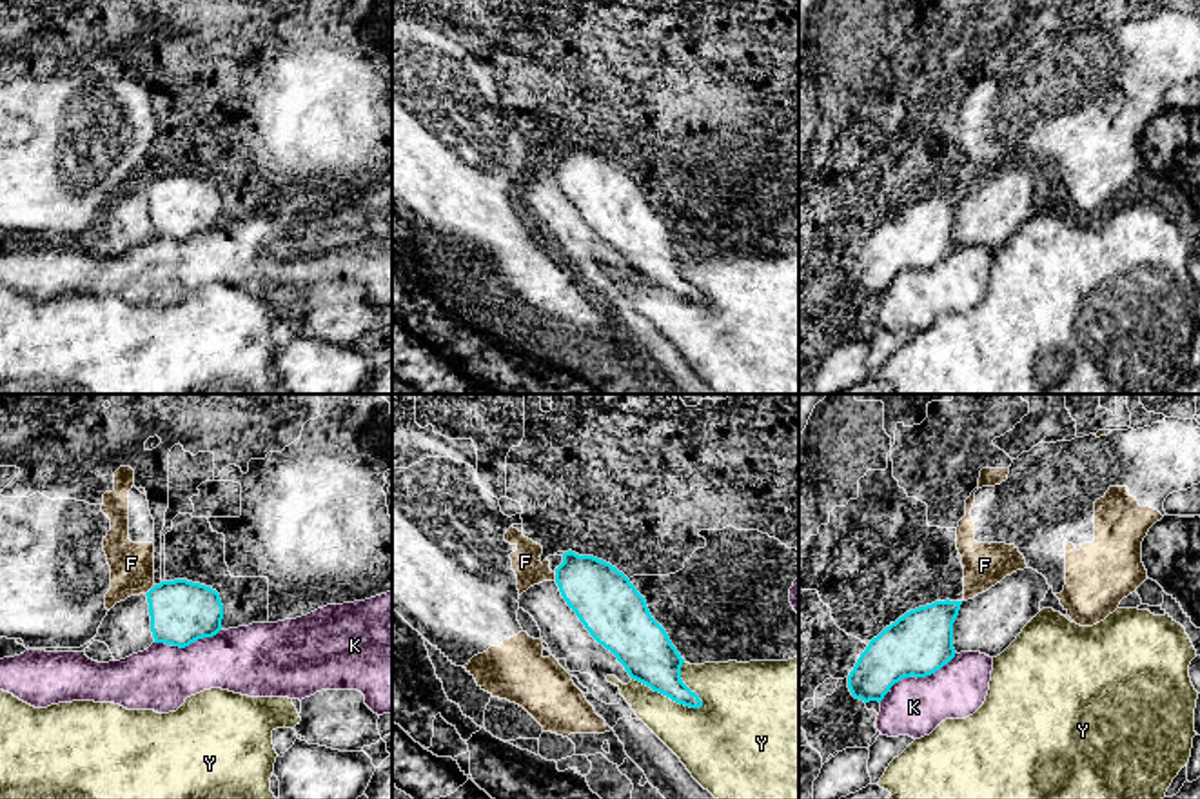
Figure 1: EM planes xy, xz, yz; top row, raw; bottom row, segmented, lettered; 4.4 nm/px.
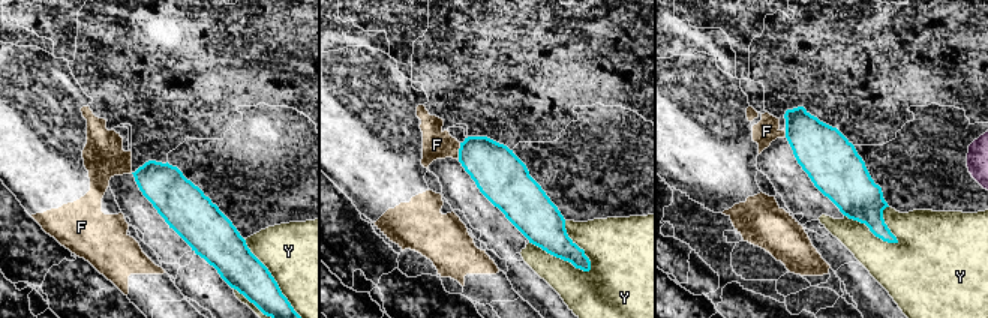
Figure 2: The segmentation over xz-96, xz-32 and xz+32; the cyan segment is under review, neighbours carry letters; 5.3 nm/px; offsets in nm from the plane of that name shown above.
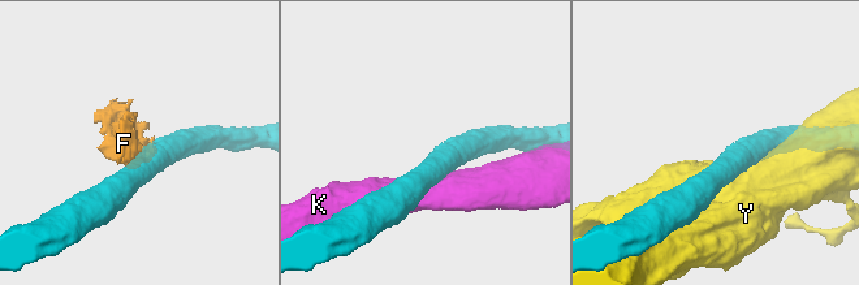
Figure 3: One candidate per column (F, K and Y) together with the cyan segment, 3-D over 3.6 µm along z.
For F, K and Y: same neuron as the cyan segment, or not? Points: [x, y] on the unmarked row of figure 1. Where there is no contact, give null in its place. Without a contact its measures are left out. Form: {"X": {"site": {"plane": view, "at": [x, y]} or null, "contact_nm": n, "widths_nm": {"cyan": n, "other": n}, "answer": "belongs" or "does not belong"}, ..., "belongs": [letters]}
{"F": {"site": {"plane": "xy", "at": [149, 184]}, "contact_nm": 60, "widths_nm": {"cyan": 280, "other": 190}, "answer": "does not belong"}, "K": {"site": {"plane": "yz", "at": [917, 269]}, "contact_nm": 400, "widths_nm": {"cyan": 280, "other": 260}, "answer": "does not belong"}, "Y": {"site": {"plane": "xz", "at": [668, 289]}, "contact_nm": 340, "widths_nm": {"cyan": 240, "other": 280}, "answer": "does not belong"}, "belongs": []}

